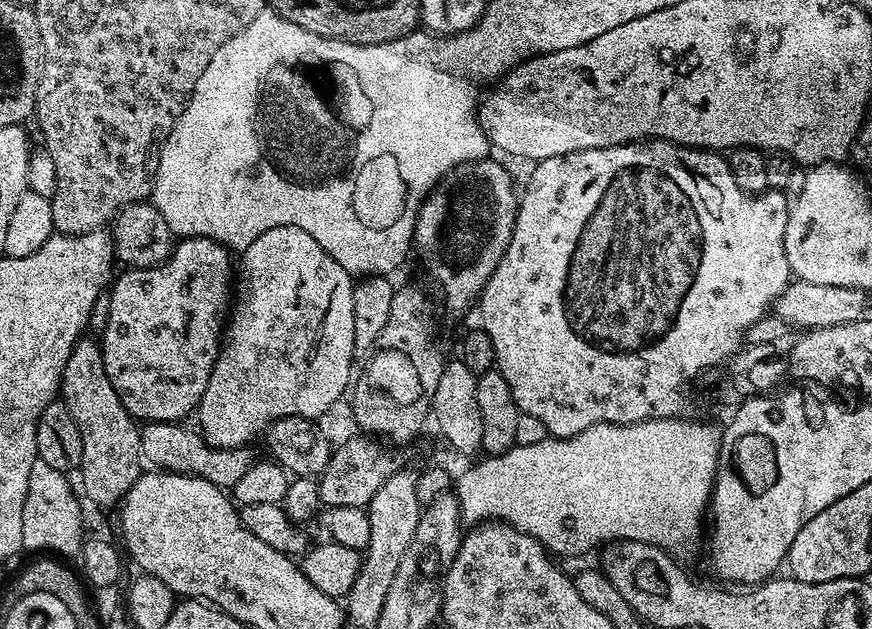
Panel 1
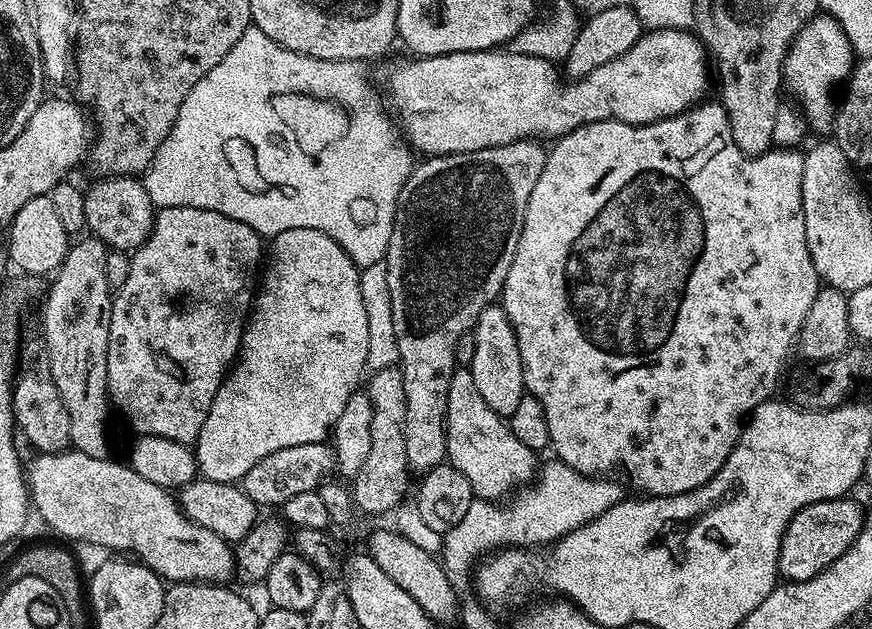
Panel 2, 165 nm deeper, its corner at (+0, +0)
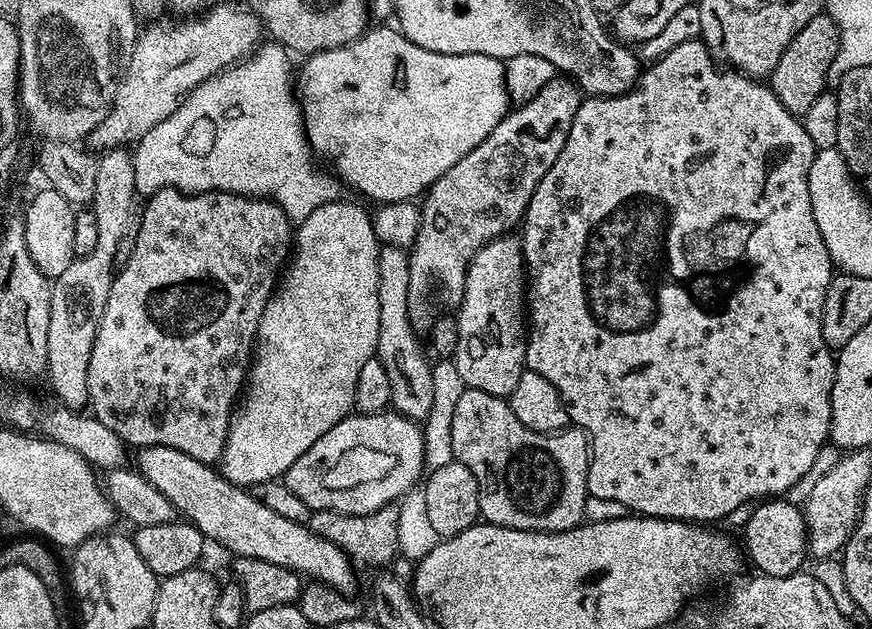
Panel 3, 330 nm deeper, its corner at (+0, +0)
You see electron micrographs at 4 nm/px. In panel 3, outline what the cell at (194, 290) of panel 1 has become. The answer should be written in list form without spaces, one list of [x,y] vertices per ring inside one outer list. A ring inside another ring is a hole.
[[[163,188],[147,197],[145,204],[148,205],[139,213],[141,226],[134,252],[124,268],[119,269],[112,277],[110,298],[106,298],[98,334],[94,338],[94,350],[90,350],[90,375],[86,381],[90,412],[98,422],[102,422],[102,426],[110,426],[110,430],[114,430],[114,434],[118,434],[118,438],[124,441],[125,445],[136,444],[137,449],[170,446],[174,450],[182,450],[182,454],[190,454],[190,458],[198,458],[198,462],[215,465],[226,446],[232,409],[246,383],[256,343],[258,322],[262,322],[262,310],[266,310],[266,302],[275,292],[282,269],[294,247],[294,224],[276,201],[255,196],[239,196],[233,192],[189,194],[176,188]]]

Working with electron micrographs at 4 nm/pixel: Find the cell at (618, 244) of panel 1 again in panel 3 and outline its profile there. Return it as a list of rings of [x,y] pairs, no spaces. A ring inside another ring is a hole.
[[[691,40],[682,42],[682,46],[674,46],[645,69],[640,83],[621,96],[588,96],[581,99],[578,114],[574,114],[574,122],[570,126],[570,134],[566,138],[566,146],[562,146],[562,154],[546,170],[546,178],[538,182],[534,190],[534,198],[530,198],[530,206],[522,221],[524,236],[522,247],[526,276],[530,281],[530,327],[526,332],[524,363],[527,371],[542,374],[562,394],[562,402],[568,411],[569,421],[580,428],[588,436],[590,455],[588,457],[588,494],[594,498],[620,502],[629,513],[638,516],[653,516],[663,520],[687,520],[693,524],[711,525],[712,520],[723,521],[732,510],[737,509],[748,499],[759,502],[765,498],[783,497],[806,471],[813,466],[818,452],[824,444],[829,443],[832,431],[832,387],[836,377],[836,362],[833,349],[826,346],[822,334],[822,314],[829,286],[832,285],[834,265],[826,250],[826,242],[822,242],[822,230],[818,230],[818,222],[814,222],[814,210],[810,206],[810,162],[814,162],[818,144],[812,141],[810,133],[804,129],[805,121],[792,116],[786,106],[772,93],[771,87],[759,79],[746,76],[735,70],[721,66],[710,53],[704,41]]]

